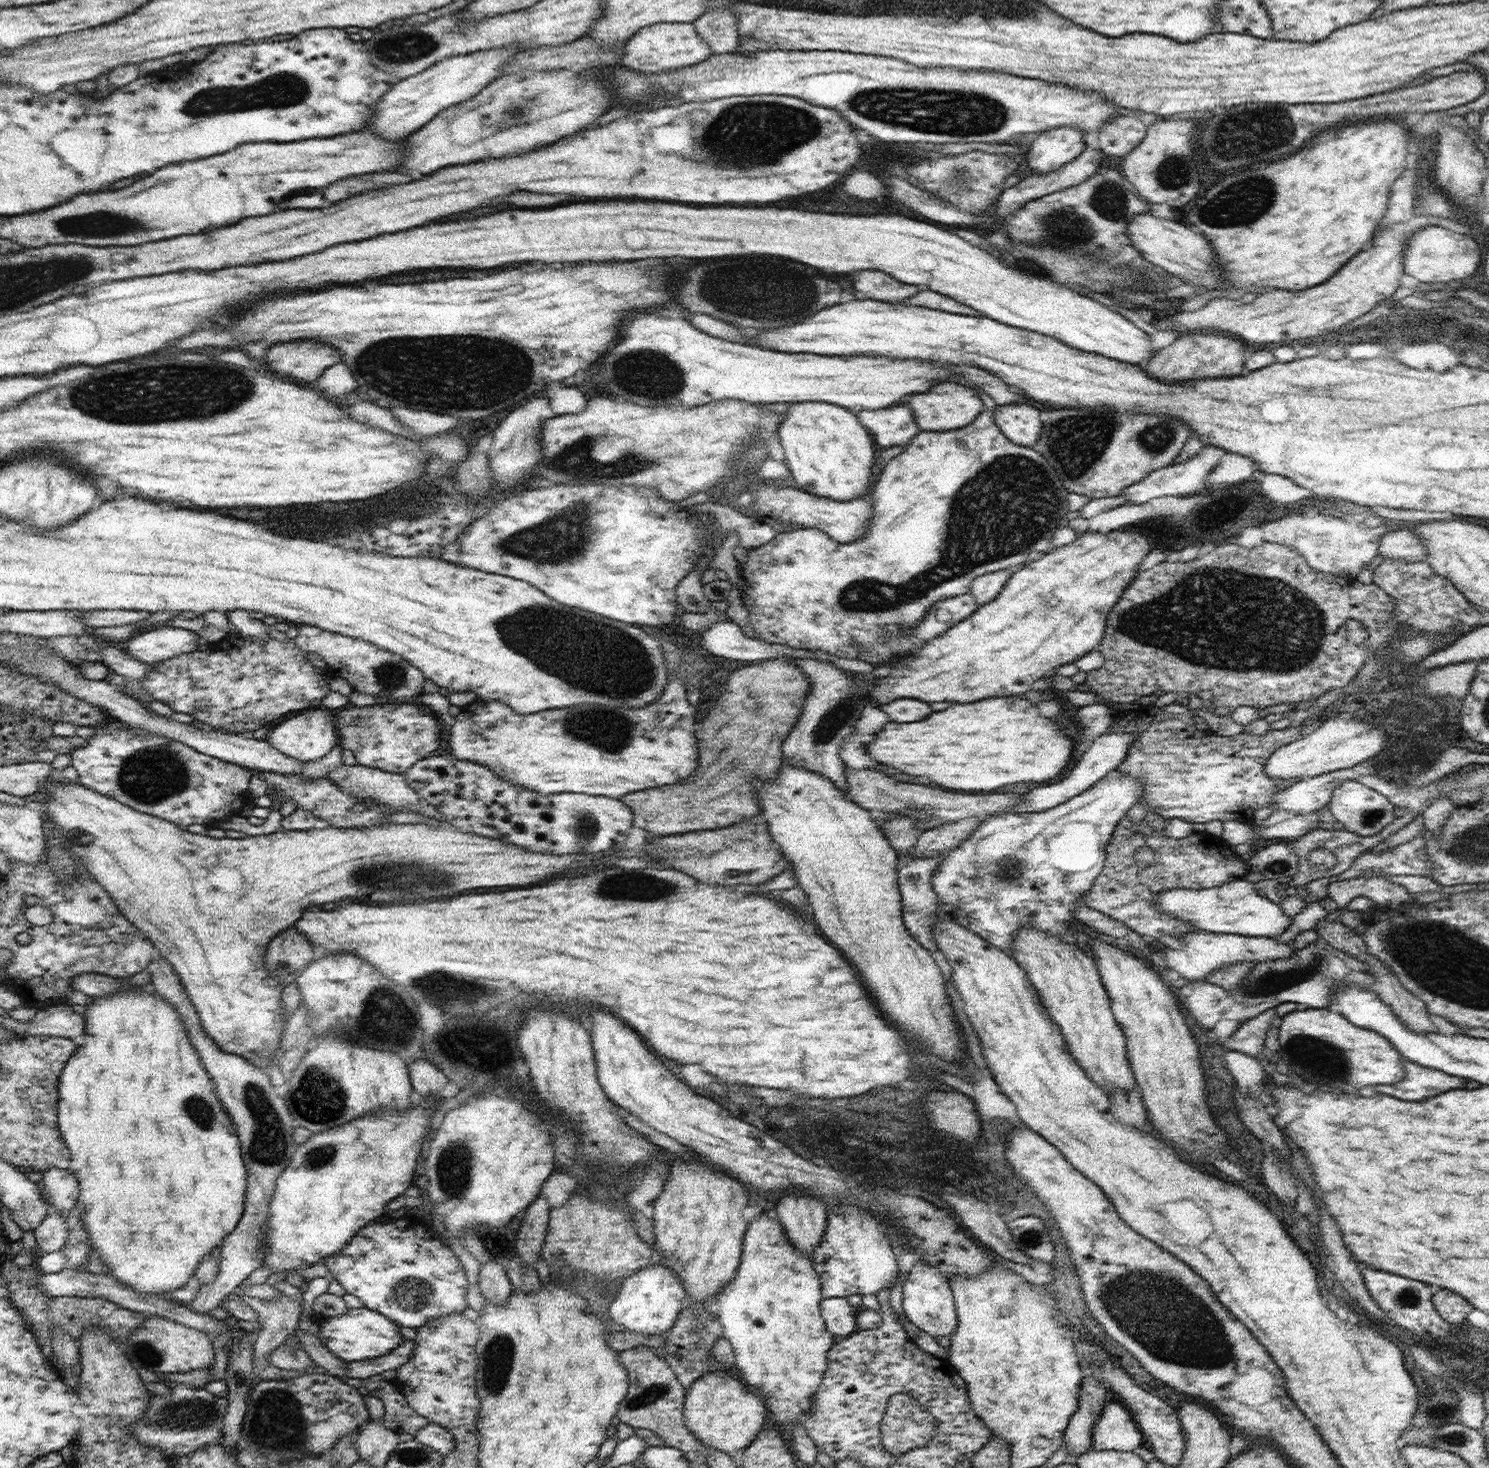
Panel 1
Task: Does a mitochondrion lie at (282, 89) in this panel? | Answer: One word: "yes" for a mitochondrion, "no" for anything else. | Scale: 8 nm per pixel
yes

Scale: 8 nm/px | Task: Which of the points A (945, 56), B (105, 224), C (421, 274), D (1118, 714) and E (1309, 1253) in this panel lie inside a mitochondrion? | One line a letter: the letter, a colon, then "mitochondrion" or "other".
A: other
B: mitochondrion
C: other
D: other
E: other

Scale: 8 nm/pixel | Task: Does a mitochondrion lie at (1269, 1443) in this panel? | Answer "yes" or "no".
no

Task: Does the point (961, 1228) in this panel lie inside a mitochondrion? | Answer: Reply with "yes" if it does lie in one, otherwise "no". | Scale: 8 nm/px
no

